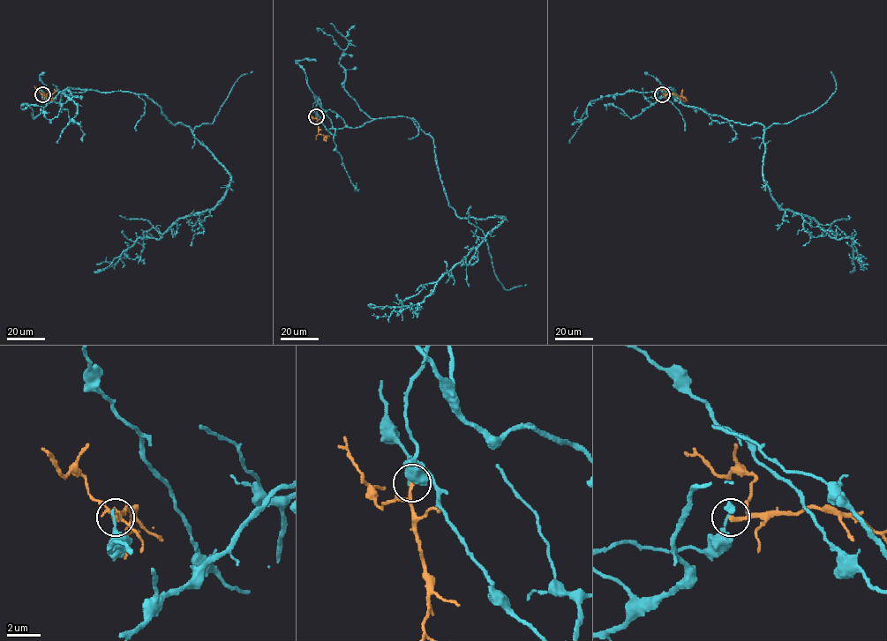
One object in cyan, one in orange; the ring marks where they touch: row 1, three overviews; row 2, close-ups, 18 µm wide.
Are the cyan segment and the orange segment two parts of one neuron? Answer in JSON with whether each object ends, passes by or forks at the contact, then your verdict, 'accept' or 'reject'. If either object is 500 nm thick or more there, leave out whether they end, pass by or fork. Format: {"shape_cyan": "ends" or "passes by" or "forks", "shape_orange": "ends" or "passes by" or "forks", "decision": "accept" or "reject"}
{"shape_cyan": "ends", "shape_orange": "ends", "decision": "reject"}

